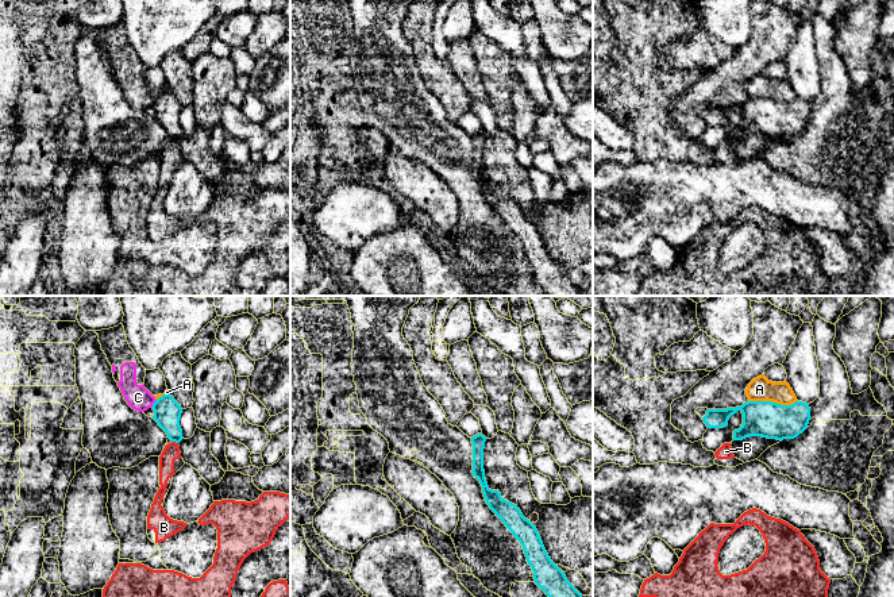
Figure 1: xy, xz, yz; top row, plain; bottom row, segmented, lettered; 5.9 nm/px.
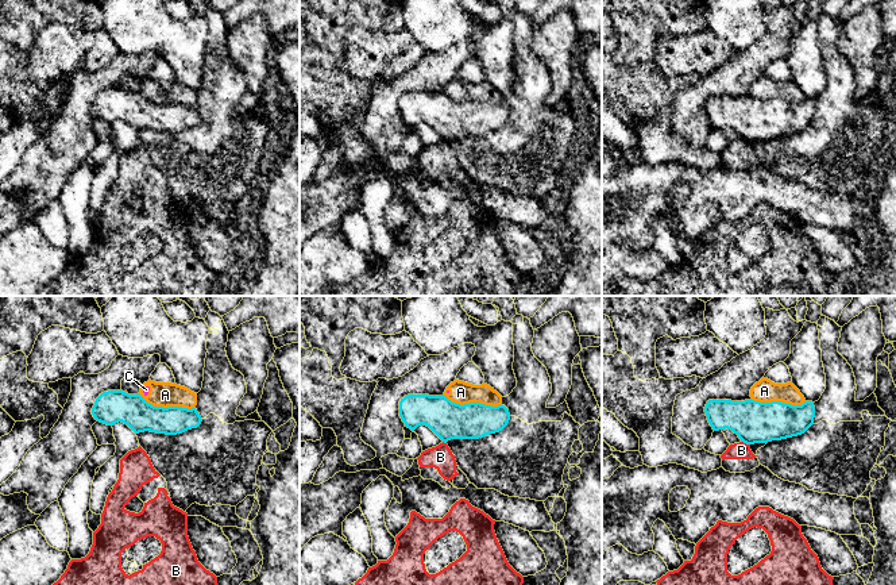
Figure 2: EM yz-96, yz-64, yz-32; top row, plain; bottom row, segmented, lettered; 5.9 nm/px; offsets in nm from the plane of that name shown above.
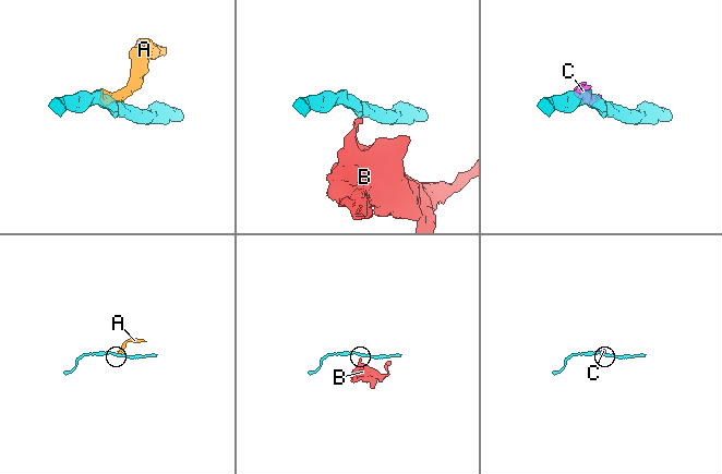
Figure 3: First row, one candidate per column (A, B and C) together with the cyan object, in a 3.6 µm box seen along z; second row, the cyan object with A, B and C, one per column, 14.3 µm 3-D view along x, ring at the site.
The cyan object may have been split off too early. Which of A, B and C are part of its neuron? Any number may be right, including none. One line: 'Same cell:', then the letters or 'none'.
Same cell: none

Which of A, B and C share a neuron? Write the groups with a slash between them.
A C / B

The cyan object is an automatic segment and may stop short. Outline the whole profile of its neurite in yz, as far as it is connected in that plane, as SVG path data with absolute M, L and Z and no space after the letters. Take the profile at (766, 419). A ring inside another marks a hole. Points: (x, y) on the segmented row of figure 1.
M747 401L736 408L708 409L702 420L708 428L724 428L737 411L743 413L743 424L733 431L733 440L750 436L777 440L794 439L808 428L810 420L809 404L802 401L795 401L791 405Z

